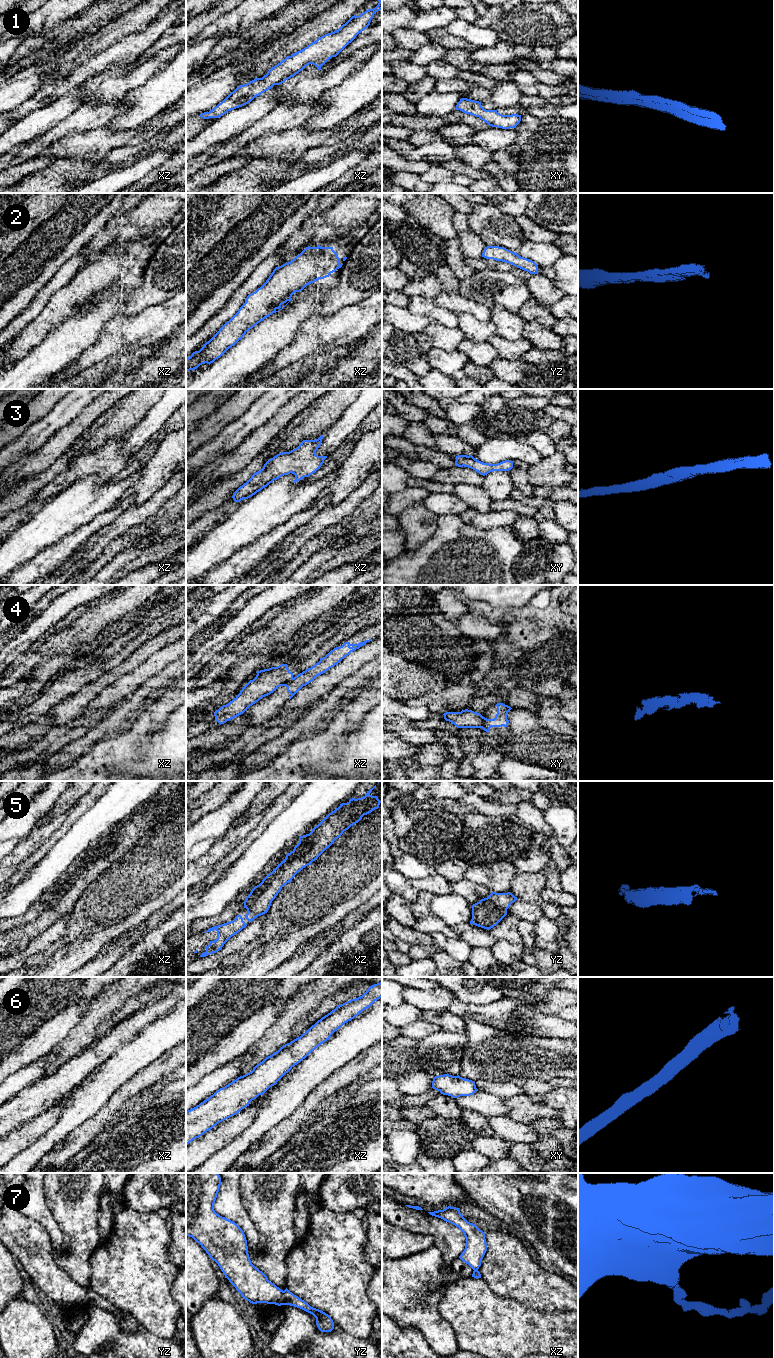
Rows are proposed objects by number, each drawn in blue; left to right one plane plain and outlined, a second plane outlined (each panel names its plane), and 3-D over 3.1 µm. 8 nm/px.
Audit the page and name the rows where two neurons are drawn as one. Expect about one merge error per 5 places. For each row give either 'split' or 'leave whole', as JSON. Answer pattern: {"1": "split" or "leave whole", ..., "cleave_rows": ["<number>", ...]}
{"1": "leave whole", "2": "leave whole", "3": "leave whole", "4": "split", "5": "leave whole", "6": "leave whole", "7": "leave whole", "cleave_rows": ["4"]}

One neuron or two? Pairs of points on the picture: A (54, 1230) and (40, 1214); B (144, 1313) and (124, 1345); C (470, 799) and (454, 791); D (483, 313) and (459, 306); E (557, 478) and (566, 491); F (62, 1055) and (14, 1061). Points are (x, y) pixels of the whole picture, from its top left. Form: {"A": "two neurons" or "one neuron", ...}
{"A": "one neuron", "B": "two neurons", "C": "two neurons", "D": "one neuron", "E": "two neurons", "F": "two neurons"}

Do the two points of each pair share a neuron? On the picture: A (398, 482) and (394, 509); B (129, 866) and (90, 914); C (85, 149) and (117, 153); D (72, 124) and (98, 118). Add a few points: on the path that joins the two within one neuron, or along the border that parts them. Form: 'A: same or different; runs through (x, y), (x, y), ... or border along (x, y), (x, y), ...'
A: different; border along (408, 487), (392, 494)
B: same; runs through (128, 879), (103, 904)
C: different; border along (123, 145), (117, 145), (107, 152)
D: same; runs through (78, 122), (85, 118), (92, 118)

